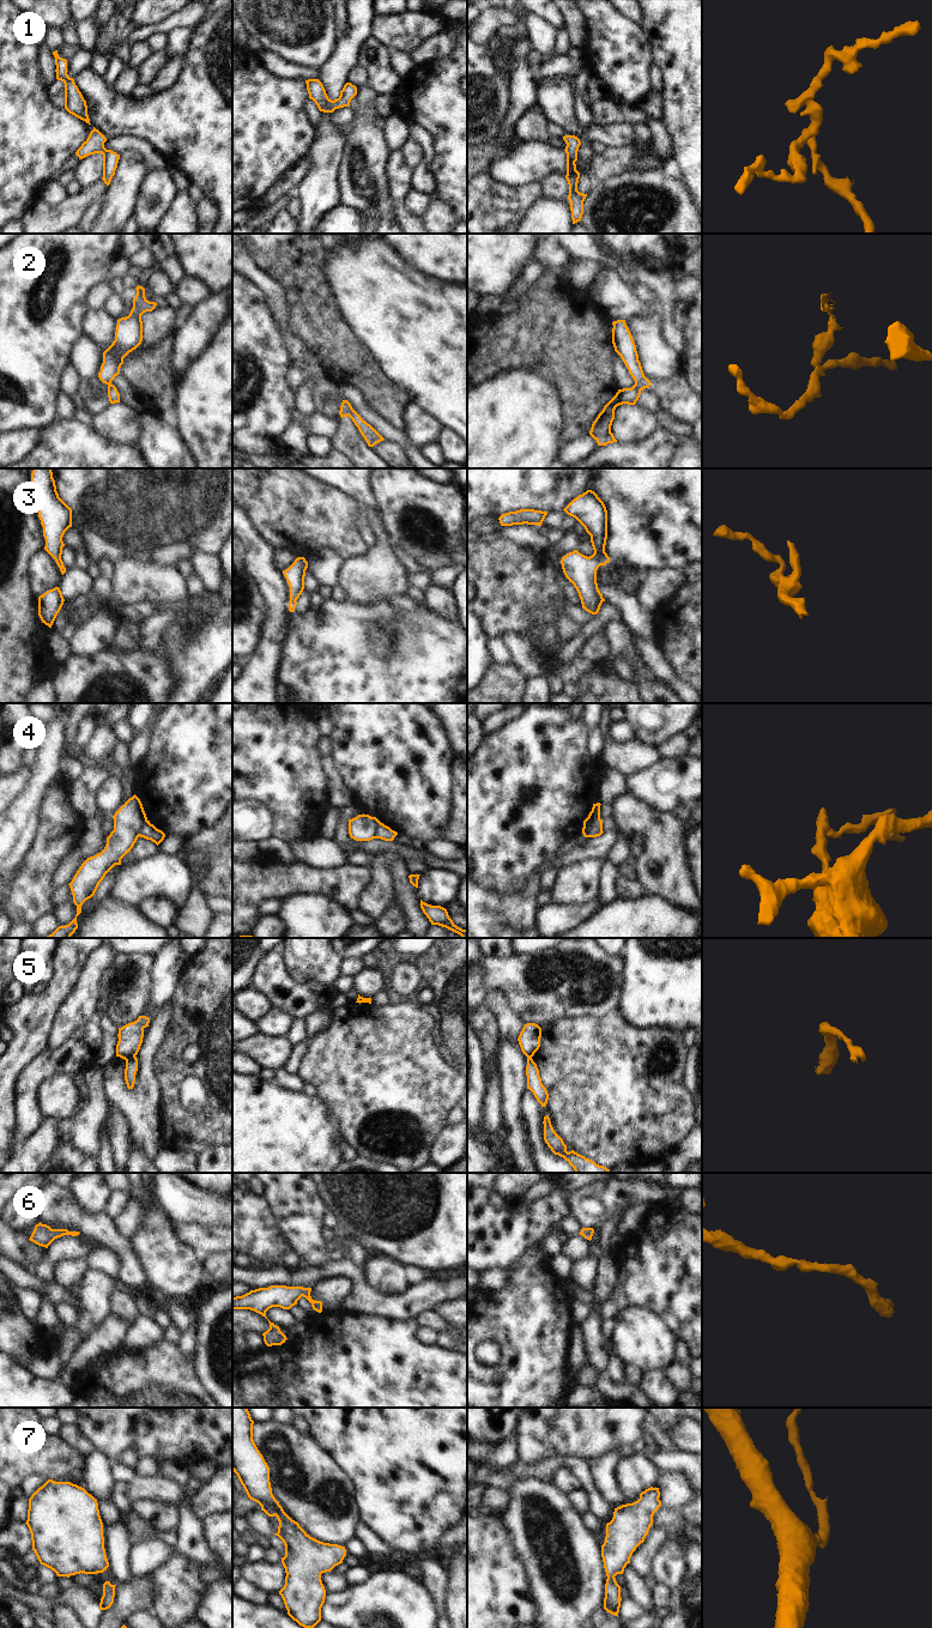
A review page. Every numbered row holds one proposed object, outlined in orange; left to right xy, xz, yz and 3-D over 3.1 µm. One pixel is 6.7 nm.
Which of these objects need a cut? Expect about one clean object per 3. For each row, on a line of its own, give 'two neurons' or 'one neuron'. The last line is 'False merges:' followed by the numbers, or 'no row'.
1: one neuron
2: two neurons
3: one neuron
4: two neurons
5: two neurons
6: one neuron
7: one neuron
False merges: 2, 4, 5

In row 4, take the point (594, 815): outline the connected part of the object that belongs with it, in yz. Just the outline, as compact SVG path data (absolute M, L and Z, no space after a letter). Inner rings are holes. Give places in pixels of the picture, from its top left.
M600 803L593 804L592 811L588 817L583 821L582 834L585 835L587 829L595 824L600 819Z

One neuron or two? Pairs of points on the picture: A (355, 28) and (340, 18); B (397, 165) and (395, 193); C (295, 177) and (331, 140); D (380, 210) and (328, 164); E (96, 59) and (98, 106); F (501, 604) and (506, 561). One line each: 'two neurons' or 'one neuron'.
A: two neurons
B: one neuron
C: two neurons
D: two neurons
E: two neurons
F: one neuron

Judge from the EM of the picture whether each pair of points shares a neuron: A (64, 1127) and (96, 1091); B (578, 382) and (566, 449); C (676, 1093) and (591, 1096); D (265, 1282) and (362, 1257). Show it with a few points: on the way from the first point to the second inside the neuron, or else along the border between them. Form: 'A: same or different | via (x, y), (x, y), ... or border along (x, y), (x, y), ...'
A: same | via (76, 1126), (96, 1103)
B: different | border along (588, 434), (562, 443)
C: same | via (654, 1095), (612, 1096)
D: different | border along (350, 1258), (362, 1266)

